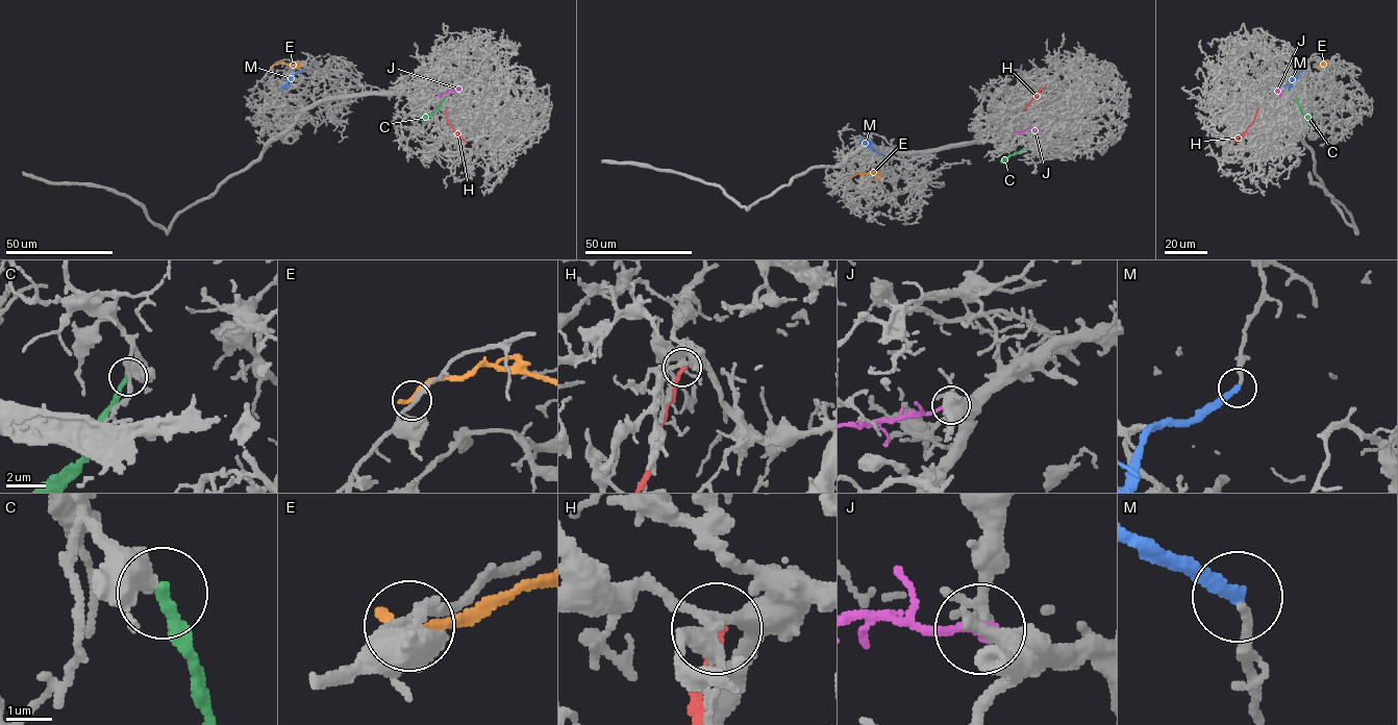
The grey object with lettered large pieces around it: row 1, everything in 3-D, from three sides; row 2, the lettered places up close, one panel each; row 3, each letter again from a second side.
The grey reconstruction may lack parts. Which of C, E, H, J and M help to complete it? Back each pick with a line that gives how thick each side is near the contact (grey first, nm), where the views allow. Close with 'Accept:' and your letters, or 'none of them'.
Accept: none of them

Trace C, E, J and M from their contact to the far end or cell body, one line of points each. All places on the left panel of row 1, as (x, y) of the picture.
C: (445, 97), (423, 124)
E: (271, 67), (279, 63), (301, 67)
J: (463, 89), (434, 98)
M: (304, 68), (288, 83)

